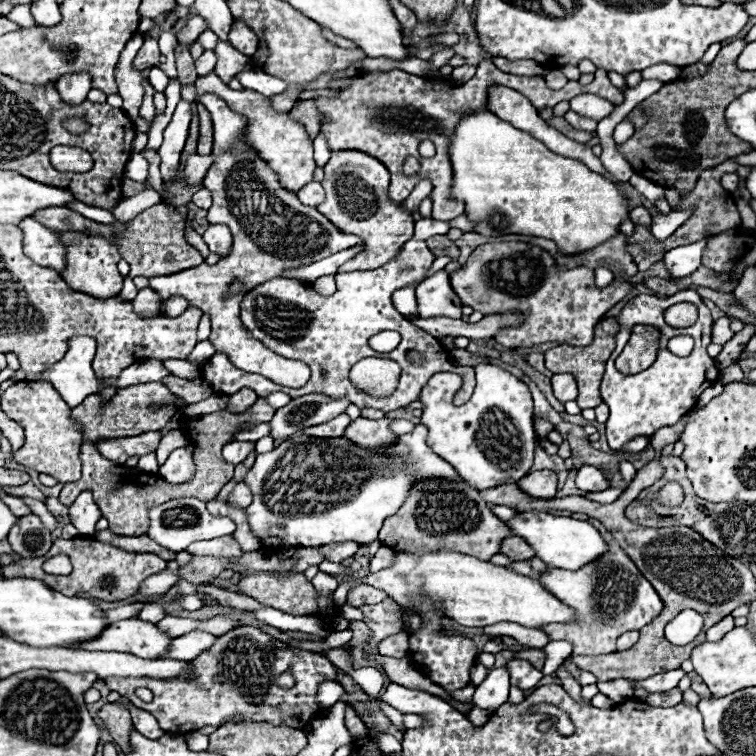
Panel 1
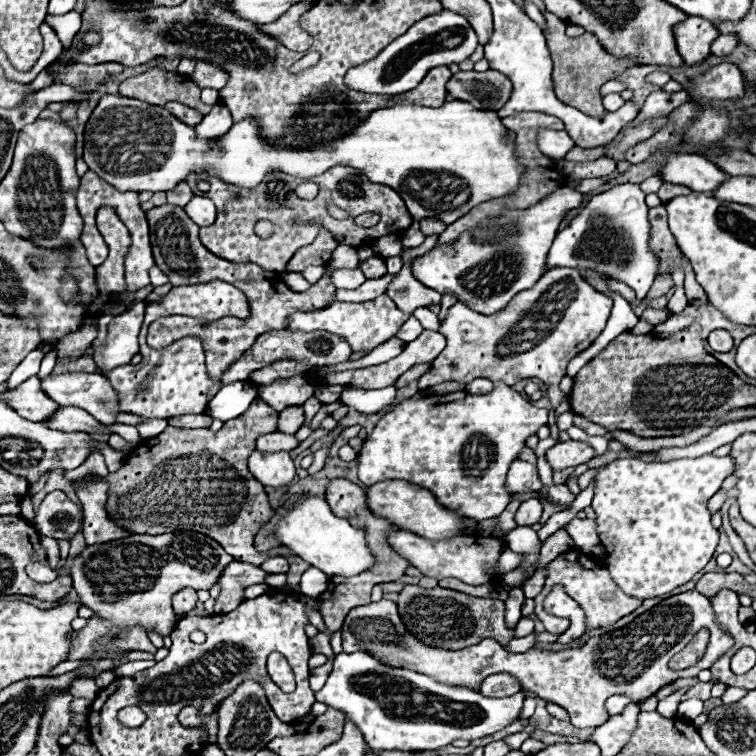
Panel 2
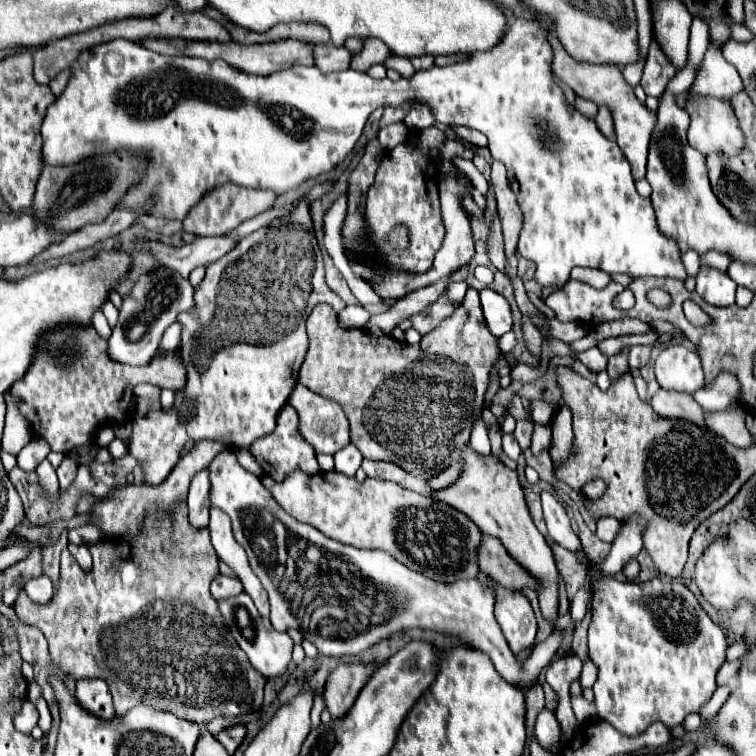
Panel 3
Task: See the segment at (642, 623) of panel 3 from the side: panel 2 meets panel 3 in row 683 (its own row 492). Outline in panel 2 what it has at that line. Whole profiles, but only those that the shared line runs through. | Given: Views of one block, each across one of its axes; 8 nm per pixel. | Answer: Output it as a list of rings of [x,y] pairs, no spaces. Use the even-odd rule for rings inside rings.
[[[700,456],[670,462],[644,462],[640,458],[620,458],[606,464],[596,474],[596,494],[592,508],[596,510],[596,532],[606,546],[606,566],[612,578],[629,596],[656,598],[666,594],[698,574],[714,556],[718,546],[718,530],[710,524],[708,500],[720,490],[722,482],[734,472],[732,456]]]

